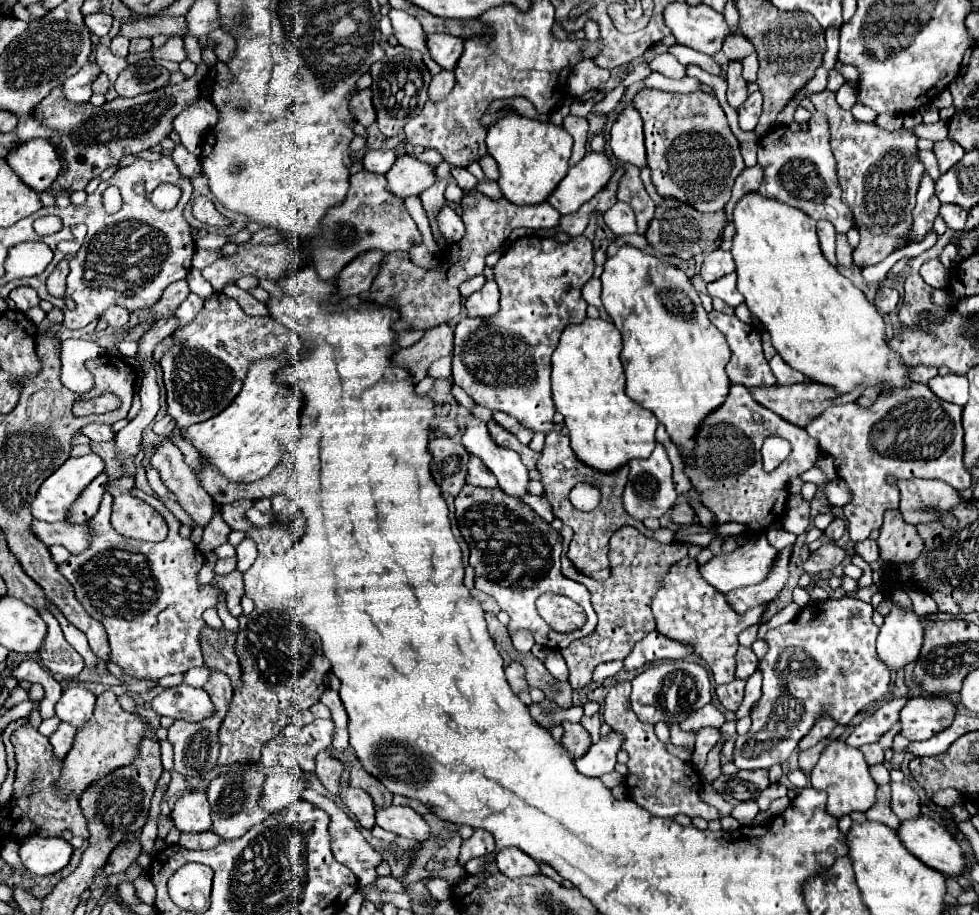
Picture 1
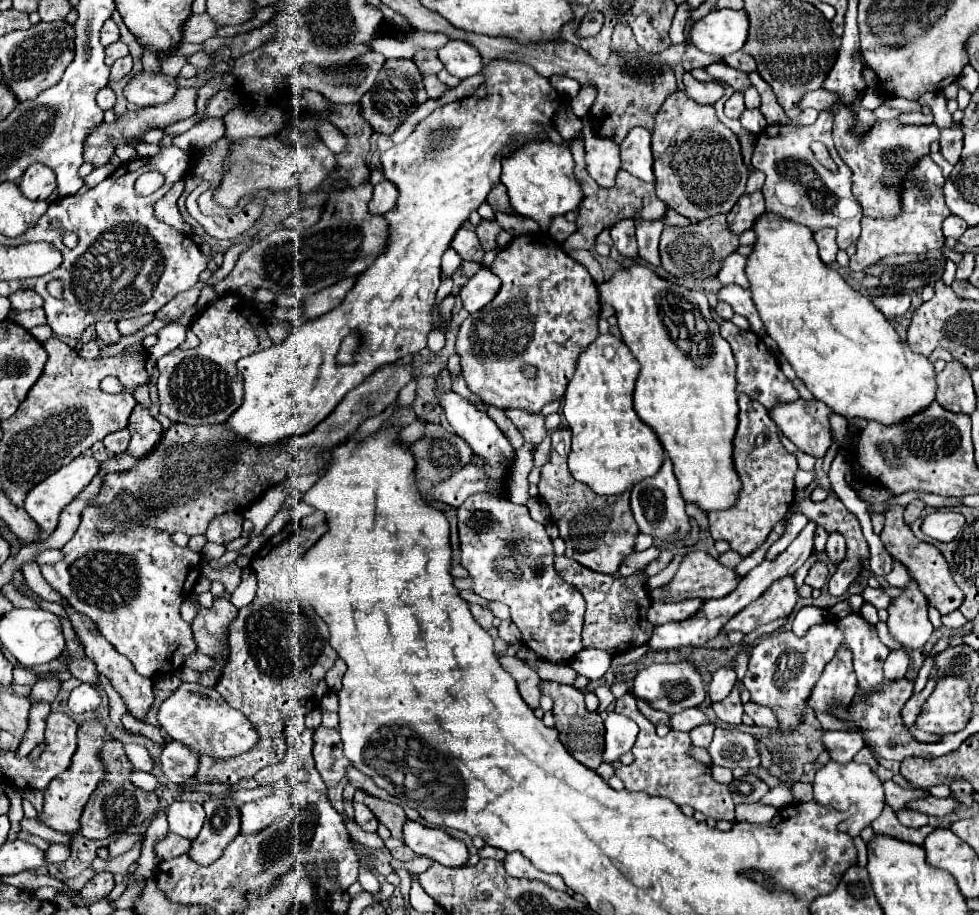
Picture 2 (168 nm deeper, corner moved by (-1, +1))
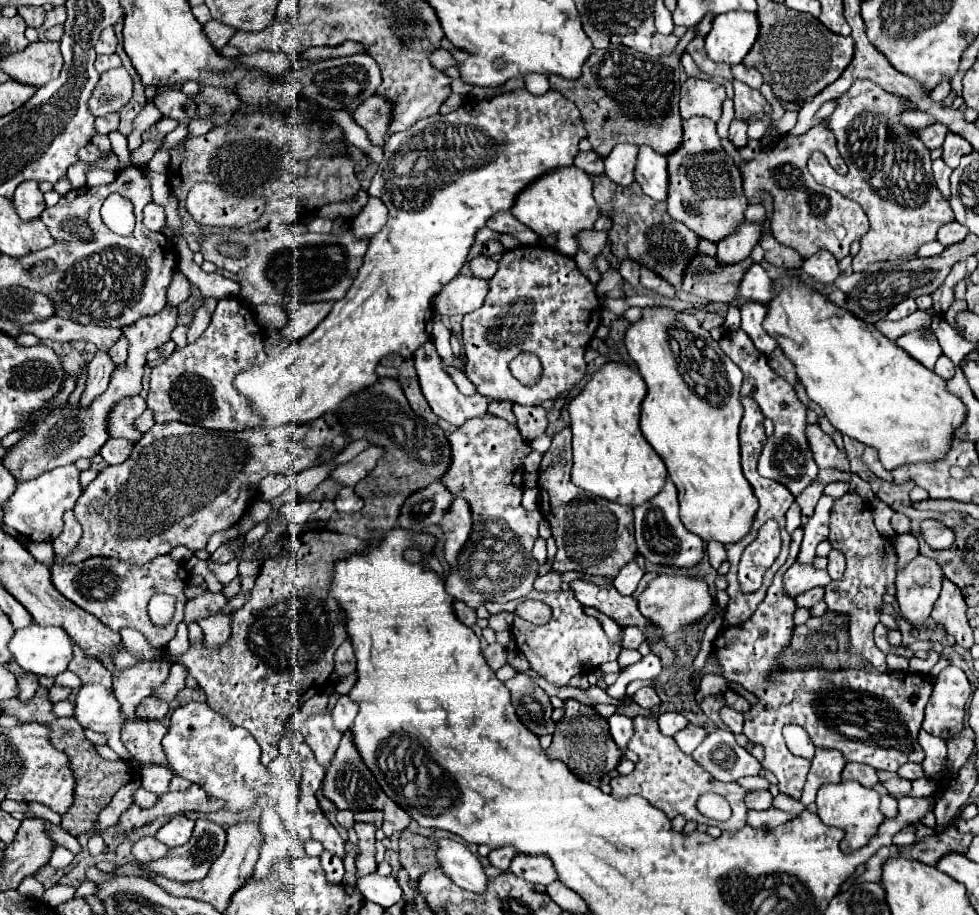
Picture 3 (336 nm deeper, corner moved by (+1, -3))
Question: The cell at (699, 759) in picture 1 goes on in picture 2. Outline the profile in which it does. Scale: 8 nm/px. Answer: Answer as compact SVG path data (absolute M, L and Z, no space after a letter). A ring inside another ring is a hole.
M703 724L703 726L697 726L697 728L693 728L693 732L689 732L691 734L691 742L695 744L695 746L703 746L703 748L707 748L709 744L711 744L711 740L713 740L713 732L715 732L715 724Z

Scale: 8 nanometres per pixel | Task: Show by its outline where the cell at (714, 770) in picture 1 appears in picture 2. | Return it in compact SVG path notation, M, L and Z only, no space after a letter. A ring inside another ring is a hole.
M713 765L711 769L713 778L722 784L730 784L734 779L732 771L728 768Z

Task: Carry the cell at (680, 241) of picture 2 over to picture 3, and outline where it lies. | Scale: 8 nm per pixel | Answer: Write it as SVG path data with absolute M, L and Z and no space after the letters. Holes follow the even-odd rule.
M699 252L699 256L695 256L695 260L691 262L691 268L687 268L687 276L683 278L683 290L707 302L733 304L739 298L739 282L743 280L743 274L751 264L753 260L747 258L739 264L723 268L717 264L715 258L709 258Z

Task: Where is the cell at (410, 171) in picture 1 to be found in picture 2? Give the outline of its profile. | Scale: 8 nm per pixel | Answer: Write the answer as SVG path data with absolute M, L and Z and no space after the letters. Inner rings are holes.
M381 180L379 184L375 184L373 200L369 202L369 210L373 214L385 214L391 208L395 208L397 198L399 198L399 190L395 188L395 184L389 180Z

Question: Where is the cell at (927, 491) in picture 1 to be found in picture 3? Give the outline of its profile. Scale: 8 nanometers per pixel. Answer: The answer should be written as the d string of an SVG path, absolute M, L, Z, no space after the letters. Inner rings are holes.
M893 514L891 526L893 526L893 530L897 534L903 534L903 532L909 532L911 530L911 520L905 514Z

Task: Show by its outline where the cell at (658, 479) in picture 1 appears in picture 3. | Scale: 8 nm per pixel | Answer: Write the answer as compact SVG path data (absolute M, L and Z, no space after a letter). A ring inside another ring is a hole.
M667 480L663 492L641 504L635 510L635 540L639 554L659 566L673 566L673 568L695 568L701 564L705 556L705 542L699 536L691 534L679 520L679 502L677 502L677 488L671 480Z

